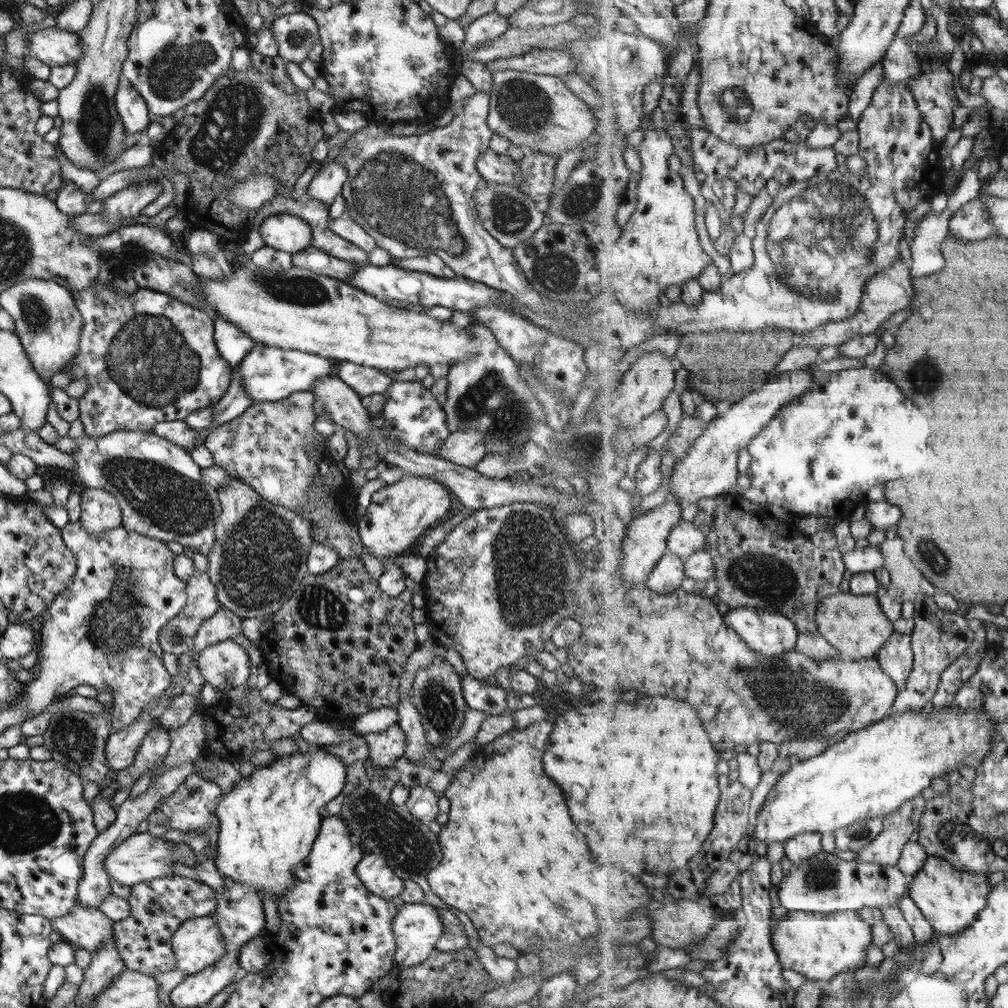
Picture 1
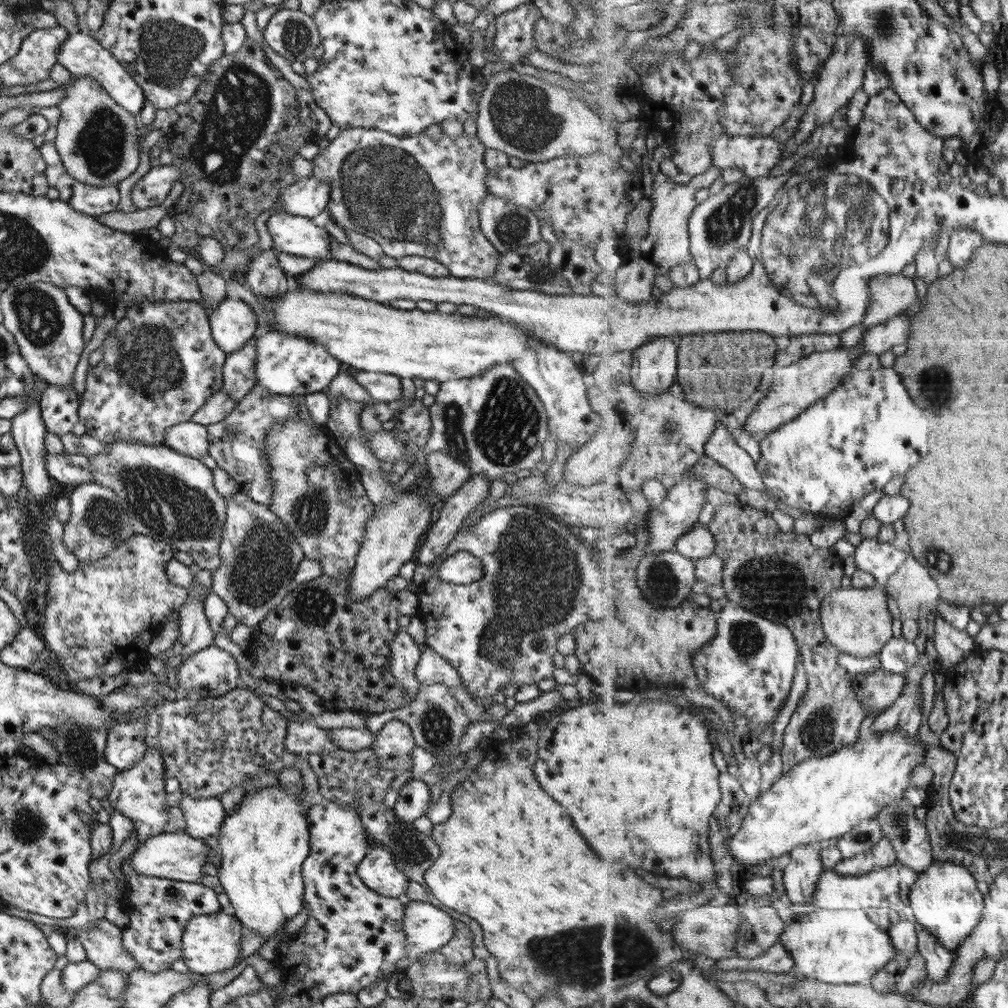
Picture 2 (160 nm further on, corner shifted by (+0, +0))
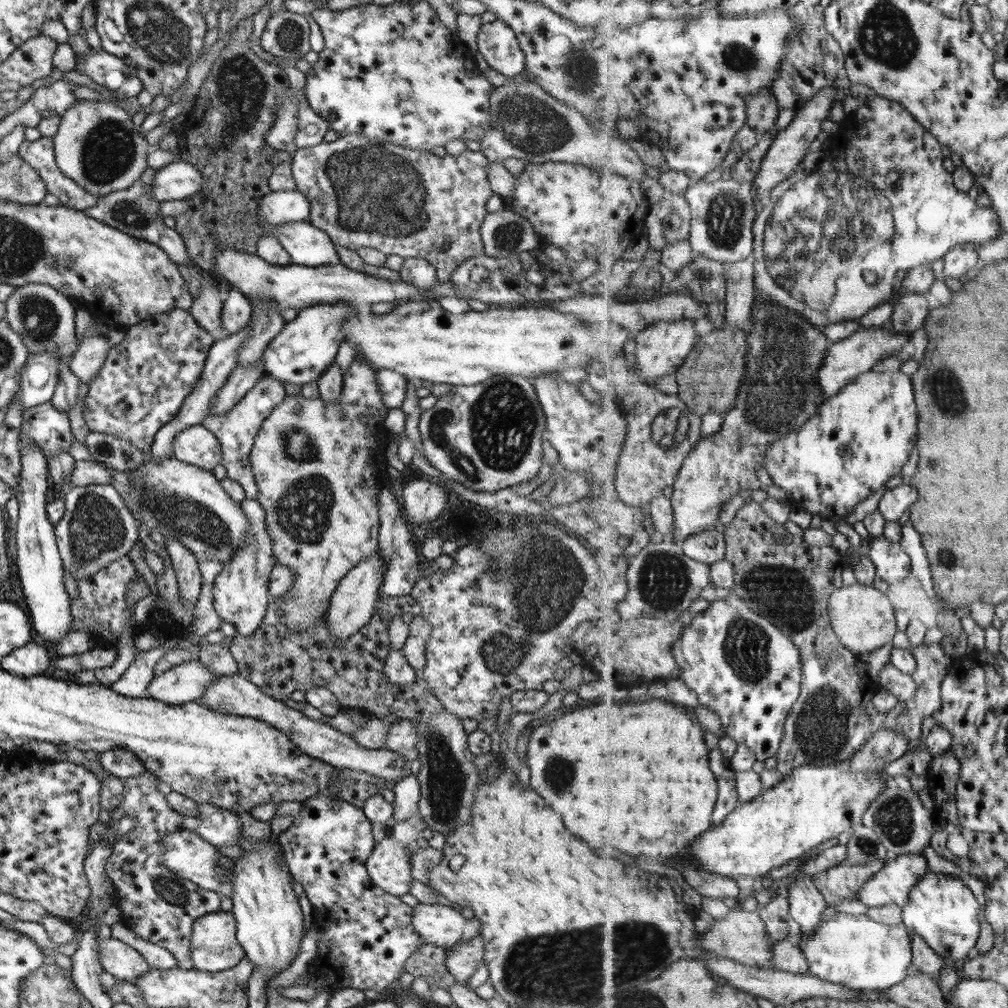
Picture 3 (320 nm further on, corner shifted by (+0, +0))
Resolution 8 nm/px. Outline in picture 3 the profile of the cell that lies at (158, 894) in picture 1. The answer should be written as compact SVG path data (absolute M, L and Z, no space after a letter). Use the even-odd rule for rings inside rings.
M144 769L139 776L122 780L118 805L123 806L126 816L135 820L135 826L111 844L104 872L114 884L115 906L120 913L118 922L136 937L167 950L177 961L176 967L185 966L188 969L191 926L199 916L220 910L220 895L216 891L199 888L159 863L158 858L164 851L161 840L181 829L181 815L166 805L164 794L154 786L156 780L148 769Z

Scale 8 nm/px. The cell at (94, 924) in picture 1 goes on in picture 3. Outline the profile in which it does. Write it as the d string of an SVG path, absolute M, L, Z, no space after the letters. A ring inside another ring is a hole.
M115 938L96 939L97 958L102 971L113 976L117 981L133 984L147 970L145 960L136 952Z

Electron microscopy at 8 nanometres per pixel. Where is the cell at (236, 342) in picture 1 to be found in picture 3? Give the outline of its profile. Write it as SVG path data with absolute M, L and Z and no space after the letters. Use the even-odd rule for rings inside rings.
M230 289L221 307L220 338L235 334L239 329L242 329L250 319L251 311L250 301L239 291Z

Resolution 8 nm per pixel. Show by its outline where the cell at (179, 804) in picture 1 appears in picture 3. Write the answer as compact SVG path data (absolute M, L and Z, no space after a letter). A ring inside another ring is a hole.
M198 803L197 828L193 831L209 844L220 846L237 845L240 840L241 823L235 813L223 810L211 803Z

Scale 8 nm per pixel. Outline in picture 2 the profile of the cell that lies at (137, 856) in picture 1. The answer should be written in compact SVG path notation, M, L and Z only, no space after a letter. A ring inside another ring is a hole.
M159 833L144 840L137 849L129 855L128 863L137 873L145 876L156 876L181 882L199 883L204 876L203 864L210 856L209 846L202 839L196 839L187 833Z

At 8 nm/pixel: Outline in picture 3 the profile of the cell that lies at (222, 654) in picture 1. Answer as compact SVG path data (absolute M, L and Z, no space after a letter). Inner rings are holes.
M196 658L153 675L145 691L149 692L148 698L180 705L199 698L217 675L221 674L207 670Z

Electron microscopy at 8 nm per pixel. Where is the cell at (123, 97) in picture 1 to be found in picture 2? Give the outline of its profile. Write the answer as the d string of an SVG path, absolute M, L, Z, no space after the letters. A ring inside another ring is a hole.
M69 34L61 43L56 62L64 66L74 78L88 76L97 81L105 93L121 108L132 115L139 113L145 104L141 88L135 84L133 77L105 50L97 41L95 35Z

